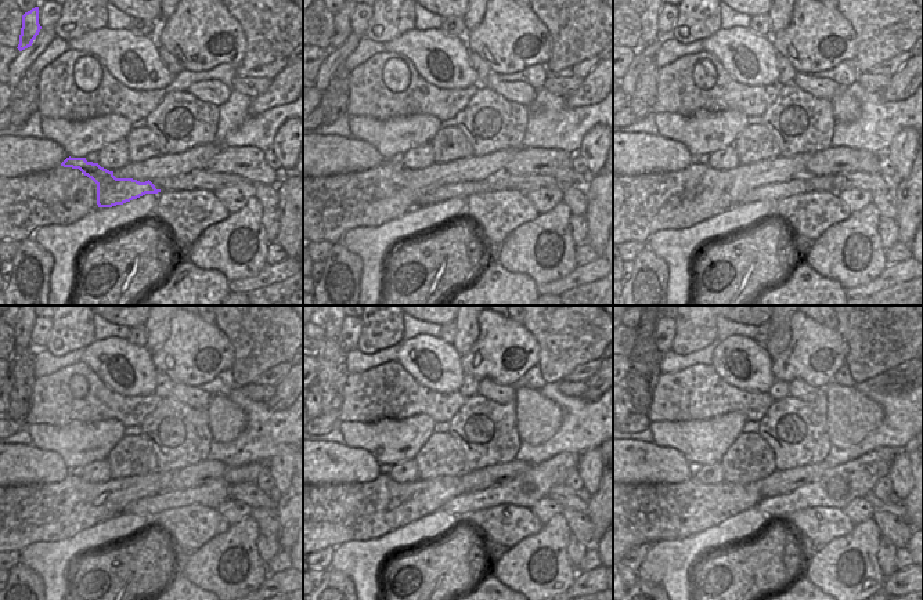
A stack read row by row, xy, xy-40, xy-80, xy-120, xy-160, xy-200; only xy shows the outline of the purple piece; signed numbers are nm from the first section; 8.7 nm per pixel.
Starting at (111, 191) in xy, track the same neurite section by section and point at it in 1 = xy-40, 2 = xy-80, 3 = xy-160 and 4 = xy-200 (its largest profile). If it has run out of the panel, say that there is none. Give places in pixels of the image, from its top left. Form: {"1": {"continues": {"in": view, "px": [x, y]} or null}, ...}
{"1": {"continues": {"in": "xy-40", "px": [432, 194]}}, "2": {"continues": {"in": "xy-80", "px": [772, 192]}}, "3": {"continues": {"in": "xy-160", "px": [527, 488]}}, "4": {"continues": {"in": "xy-200", "px": [839, 485]}}}

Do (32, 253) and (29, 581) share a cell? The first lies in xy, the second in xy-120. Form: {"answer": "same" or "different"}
{"answer": "same"}

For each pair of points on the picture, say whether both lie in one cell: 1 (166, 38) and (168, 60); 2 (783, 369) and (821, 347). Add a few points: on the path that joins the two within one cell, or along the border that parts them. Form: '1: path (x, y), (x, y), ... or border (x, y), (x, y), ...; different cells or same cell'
1: border (159, 46), (181, 68); different cells
2: path (793, 362), (811, 355); same cell

